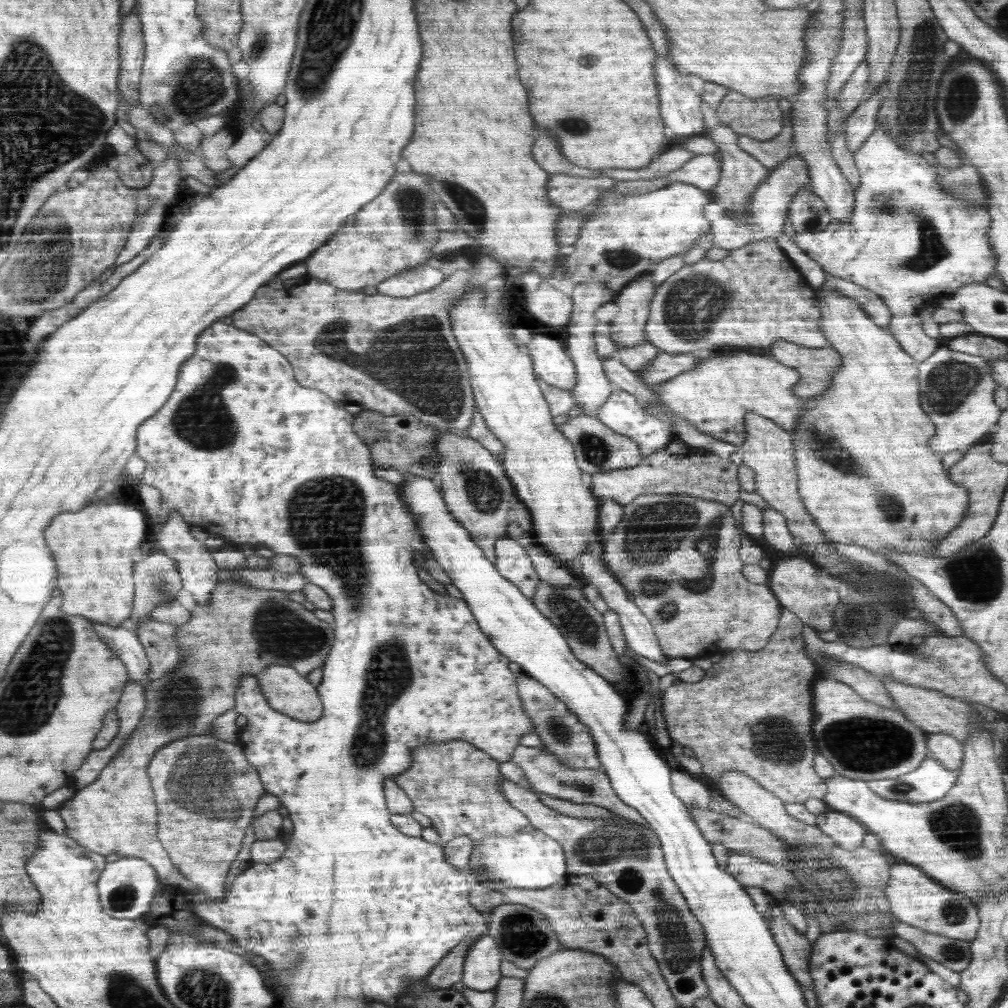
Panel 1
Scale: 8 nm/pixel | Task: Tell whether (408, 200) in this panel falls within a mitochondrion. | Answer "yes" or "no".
yes

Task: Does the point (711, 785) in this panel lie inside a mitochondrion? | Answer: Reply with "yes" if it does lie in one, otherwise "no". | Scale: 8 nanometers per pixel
no

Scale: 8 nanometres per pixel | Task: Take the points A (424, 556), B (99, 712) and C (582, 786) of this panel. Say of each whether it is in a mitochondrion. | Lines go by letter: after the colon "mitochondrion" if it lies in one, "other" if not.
A: other
B: other
C: mitochondrion

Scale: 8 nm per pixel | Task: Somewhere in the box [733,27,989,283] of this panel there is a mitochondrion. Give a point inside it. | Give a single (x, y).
(931, 250)

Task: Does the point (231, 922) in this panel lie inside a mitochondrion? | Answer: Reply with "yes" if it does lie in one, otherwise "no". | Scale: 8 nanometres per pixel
no

